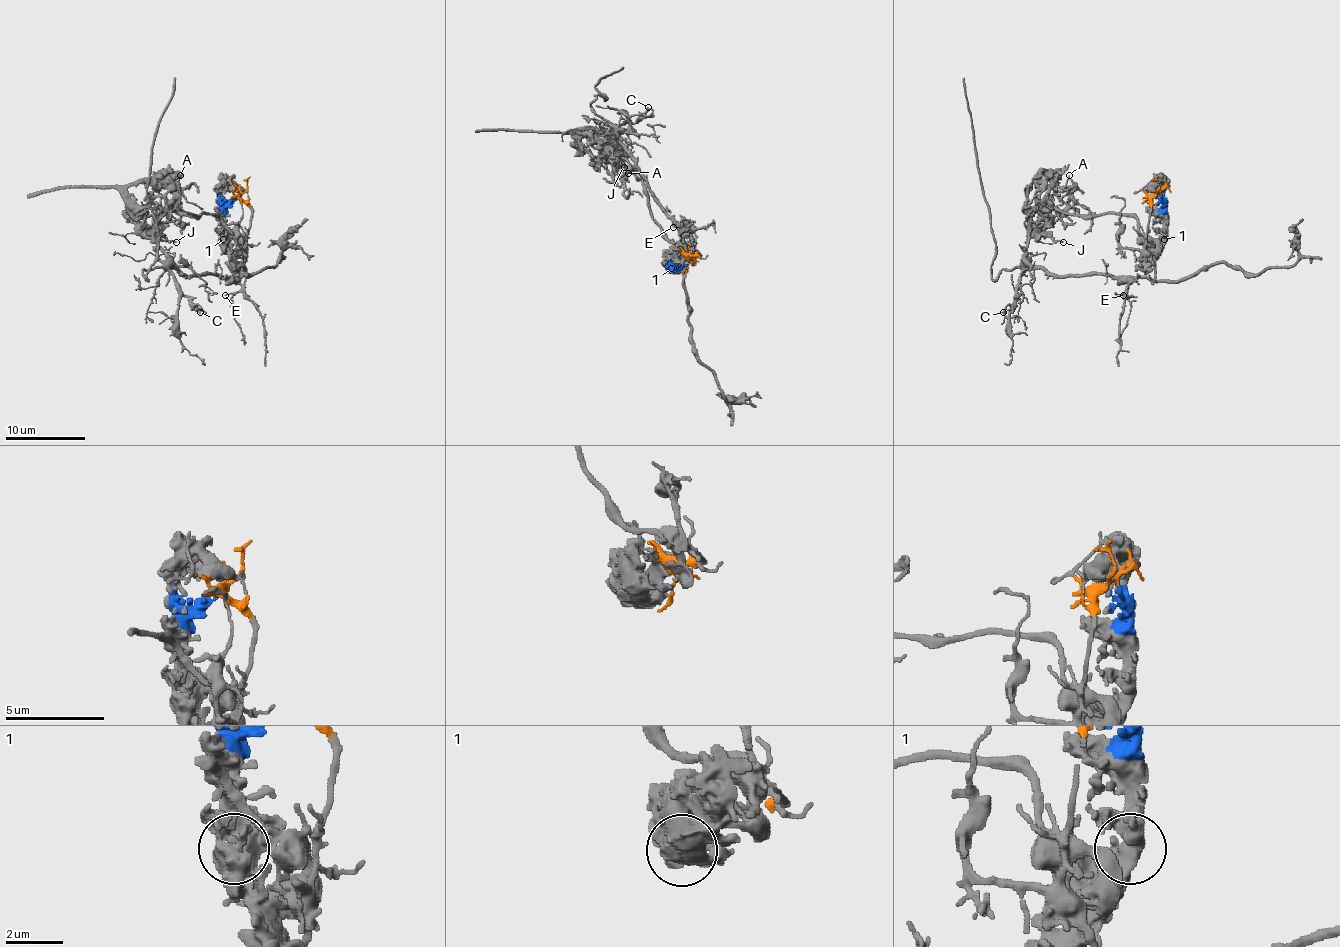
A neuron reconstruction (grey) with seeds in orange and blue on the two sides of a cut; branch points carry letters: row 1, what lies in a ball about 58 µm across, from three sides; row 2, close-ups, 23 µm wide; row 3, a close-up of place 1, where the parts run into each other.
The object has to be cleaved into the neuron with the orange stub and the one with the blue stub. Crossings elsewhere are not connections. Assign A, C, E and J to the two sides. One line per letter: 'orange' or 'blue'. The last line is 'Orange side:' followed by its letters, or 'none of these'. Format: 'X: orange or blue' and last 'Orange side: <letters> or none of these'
A: blue
C: orange
E: orange
J: blue
Orange side: C, E

